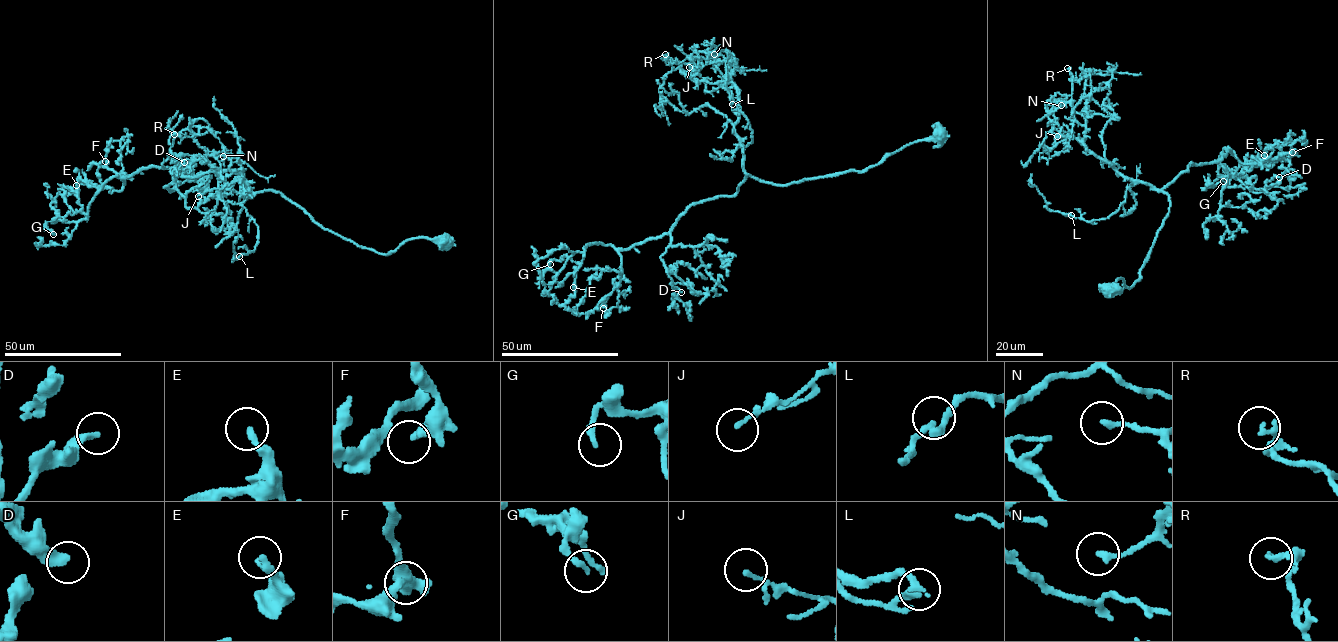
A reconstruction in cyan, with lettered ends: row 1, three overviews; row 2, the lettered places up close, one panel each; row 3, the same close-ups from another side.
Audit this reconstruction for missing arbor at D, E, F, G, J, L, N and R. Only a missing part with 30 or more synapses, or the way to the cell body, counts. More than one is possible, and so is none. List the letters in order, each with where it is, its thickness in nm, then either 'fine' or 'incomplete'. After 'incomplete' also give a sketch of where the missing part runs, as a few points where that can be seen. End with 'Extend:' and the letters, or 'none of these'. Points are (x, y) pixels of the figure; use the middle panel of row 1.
D: (681, 292) | 300 nm | fine
E: (573, 287) | 240 nm | fine
F: (603, 308) | 240 nm | fine
G: (550, 264) | 190 nm | fine
J: (689, 67) | 130 nm | fine
L: (732, 104) | 260 nm | fine
N: (714, 54) | 200 nm | fine
R: (665, 54) | 150 nm | fine
Extend: none of these

